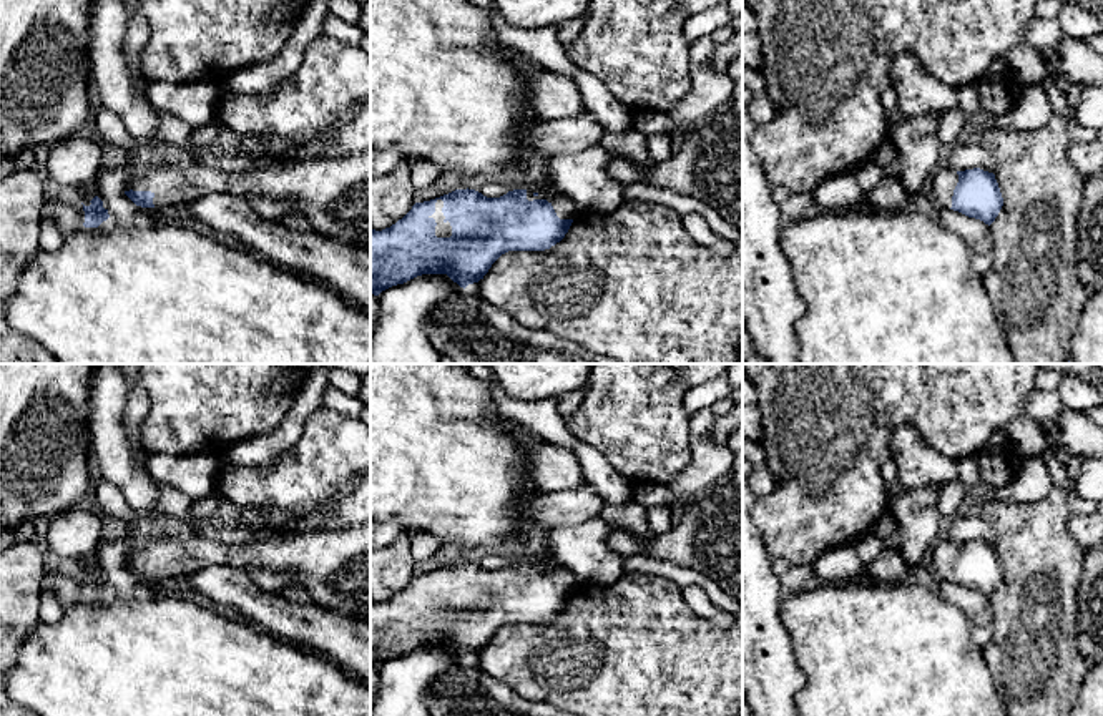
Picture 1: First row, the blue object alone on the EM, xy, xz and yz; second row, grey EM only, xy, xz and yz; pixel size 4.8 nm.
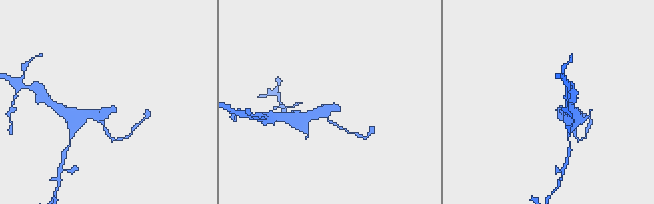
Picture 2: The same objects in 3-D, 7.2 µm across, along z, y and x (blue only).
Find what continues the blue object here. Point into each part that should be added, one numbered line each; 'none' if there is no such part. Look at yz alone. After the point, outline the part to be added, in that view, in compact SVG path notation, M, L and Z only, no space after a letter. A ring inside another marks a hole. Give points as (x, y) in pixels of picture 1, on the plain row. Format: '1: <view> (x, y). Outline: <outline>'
1: yz (944, 554). Outline: M945 538L939 540L932 550L930 562L935 570L935 576L942 580L952 580L953 562L958 555L958 547L955 542Z

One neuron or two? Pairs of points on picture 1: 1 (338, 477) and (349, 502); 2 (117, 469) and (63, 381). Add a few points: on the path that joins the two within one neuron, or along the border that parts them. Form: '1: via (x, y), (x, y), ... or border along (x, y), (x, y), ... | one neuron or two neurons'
1: border along (341, 495), (306, 512) | two neurons
2: border along (87, 387), (88, 452), (92, 464) | two neurons

